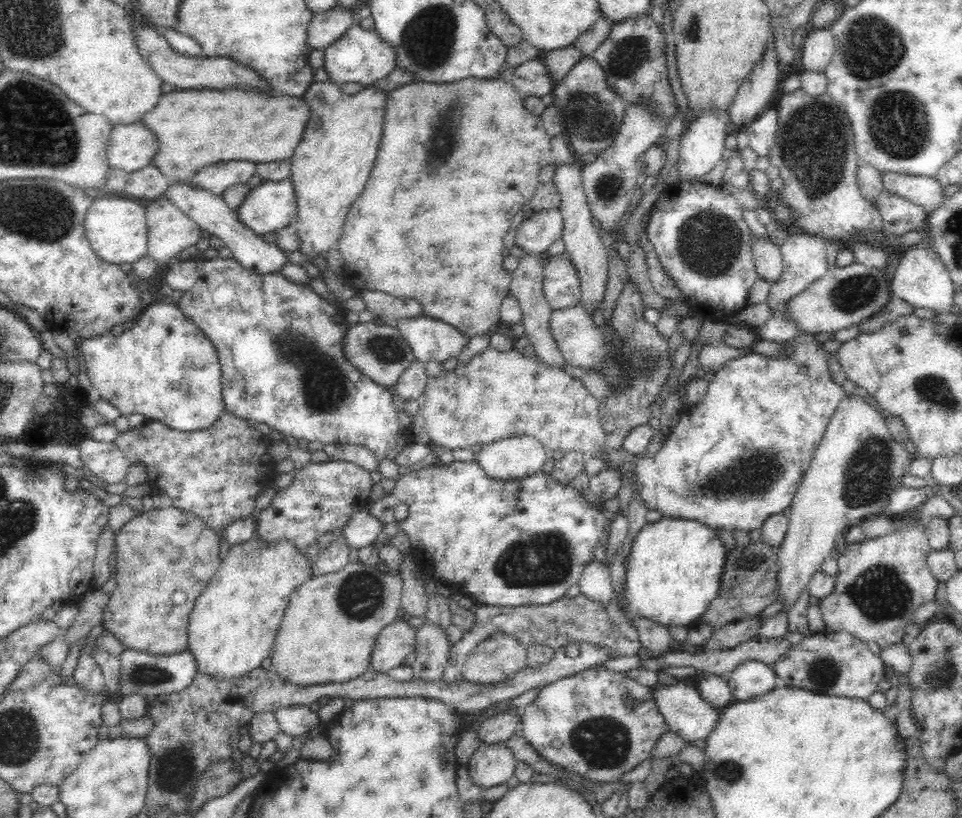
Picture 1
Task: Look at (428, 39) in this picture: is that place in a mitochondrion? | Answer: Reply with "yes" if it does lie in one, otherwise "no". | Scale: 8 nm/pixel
yes

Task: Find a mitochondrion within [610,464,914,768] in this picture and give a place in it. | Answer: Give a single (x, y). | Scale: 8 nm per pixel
(823, 672)

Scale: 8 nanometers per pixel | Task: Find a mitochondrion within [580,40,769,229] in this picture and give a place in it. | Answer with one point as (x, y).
(608, 186)

